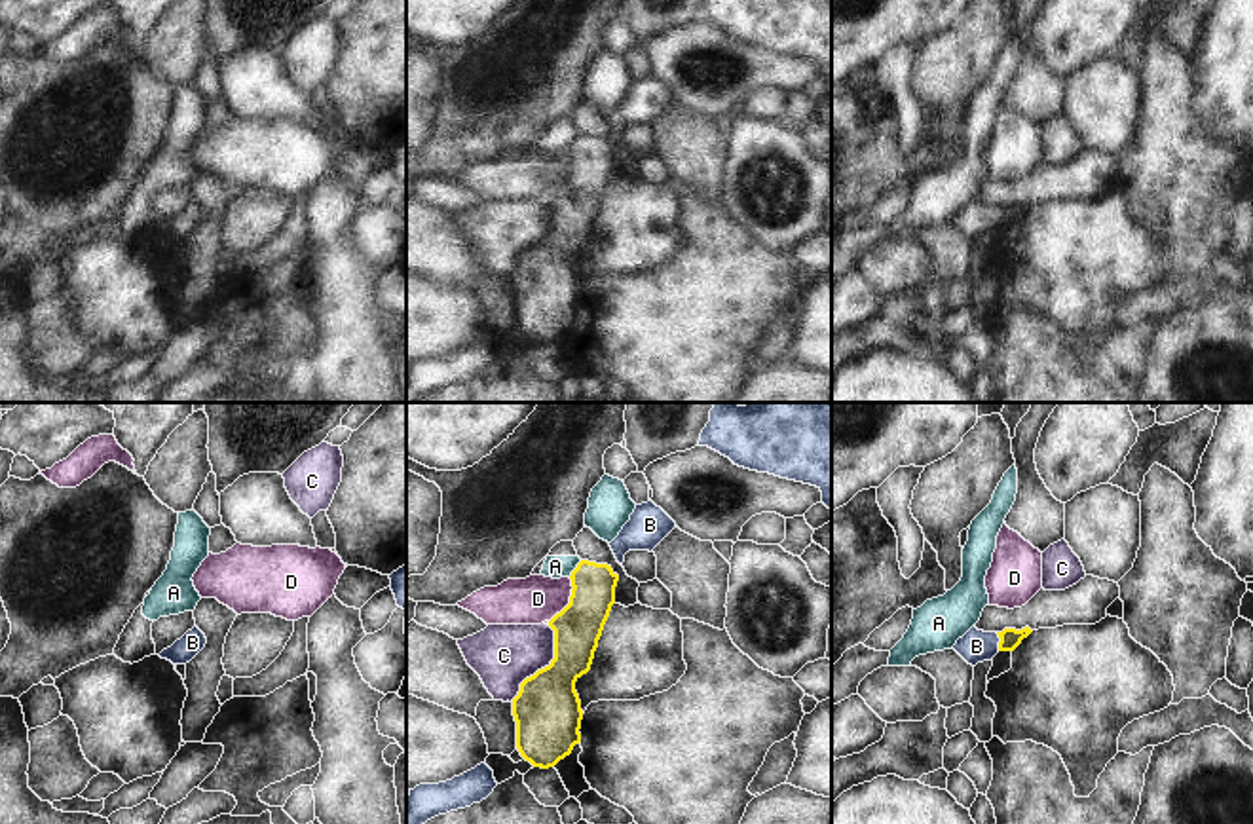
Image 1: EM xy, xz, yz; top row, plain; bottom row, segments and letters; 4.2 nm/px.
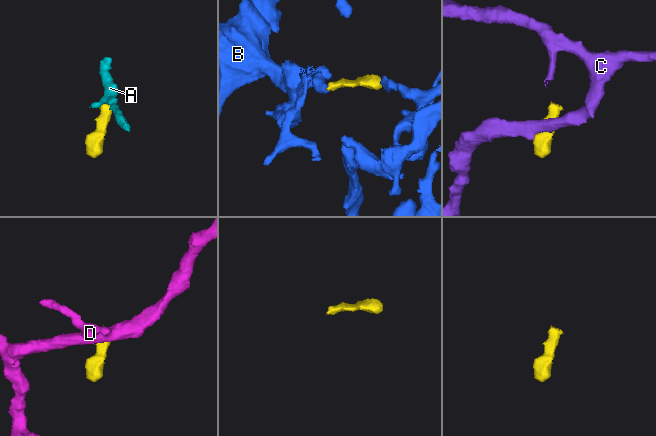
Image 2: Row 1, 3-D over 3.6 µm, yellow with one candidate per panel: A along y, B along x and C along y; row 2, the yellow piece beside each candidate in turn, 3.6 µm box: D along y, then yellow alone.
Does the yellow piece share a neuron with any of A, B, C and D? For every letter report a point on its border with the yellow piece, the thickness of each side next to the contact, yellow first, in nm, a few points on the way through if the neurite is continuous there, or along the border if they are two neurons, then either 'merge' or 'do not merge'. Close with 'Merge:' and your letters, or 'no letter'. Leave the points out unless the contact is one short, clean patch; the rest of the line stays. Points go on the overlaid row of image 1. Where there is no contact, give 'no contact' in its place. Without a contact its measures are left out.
A: meets yellow in xz at (576, 568); 200 nm thick on the yellow side, 100 nm on the other; border along xz (581, 561), (568, 576); do not merge
B: meets yellow in yz at (999, 642); 90 nm thick on the yellow side, 140 nm on the other; runs through yz (1010, 638), (999, 642), (976, 646); merge
C: meets yellow in xz at (545, 667); 280 nm thick on the yellow side, 280 nm on the other; border along xz (549, 625), (553, 631), (553, 659), (530, 674), (511, 701); do not merge
D: meets yellow in xz at (570, 600); 200 nm thick on the yellow side, 200 nm on the other; border along xz (570, 578), (570, 600), (549, 621); do not merge
Merge: B

